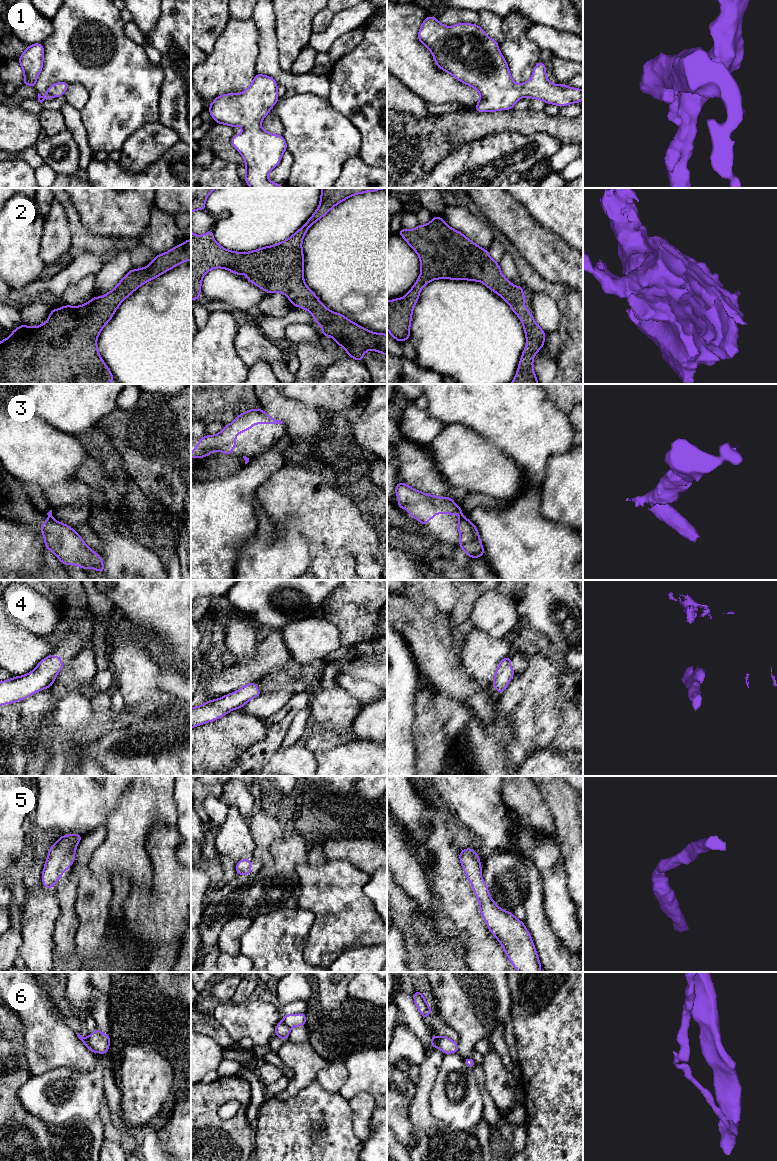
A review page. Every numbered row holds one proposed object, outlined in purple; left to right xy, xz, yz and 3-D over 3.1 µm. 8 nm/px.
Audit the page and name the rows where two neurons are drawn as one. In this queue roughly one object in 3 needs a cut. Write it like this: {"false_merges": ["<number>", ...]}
{"false_merges": ["3", "6"]}

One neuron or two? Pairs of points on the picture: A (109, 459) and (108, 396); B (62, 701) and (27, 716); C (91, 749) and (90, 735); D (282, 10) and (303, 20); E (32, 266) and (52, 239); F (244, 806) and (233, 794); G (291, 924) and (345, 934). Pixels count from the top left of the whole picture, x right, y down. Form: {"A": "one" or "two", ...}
{"A": "two", "B": "two", "C": "two", "D": "one", "E": "two", "F": "one", "G": "two"}

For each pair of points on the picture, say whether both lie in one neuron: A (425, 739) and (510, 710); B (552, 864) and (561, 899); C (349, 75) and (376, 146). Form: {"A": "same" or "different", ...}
{"A": "same", "B": "same", "C": "same"}

